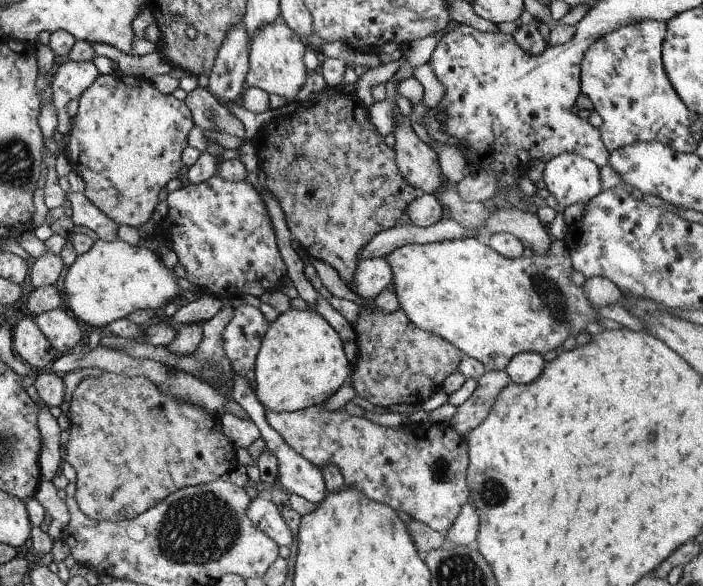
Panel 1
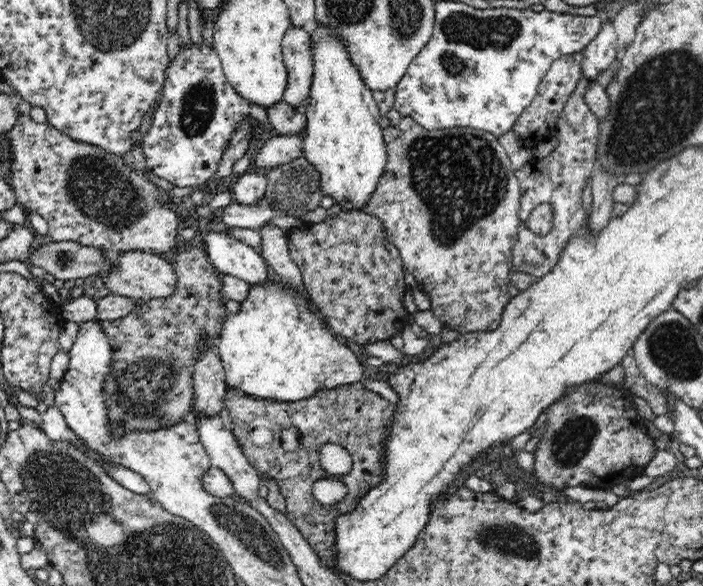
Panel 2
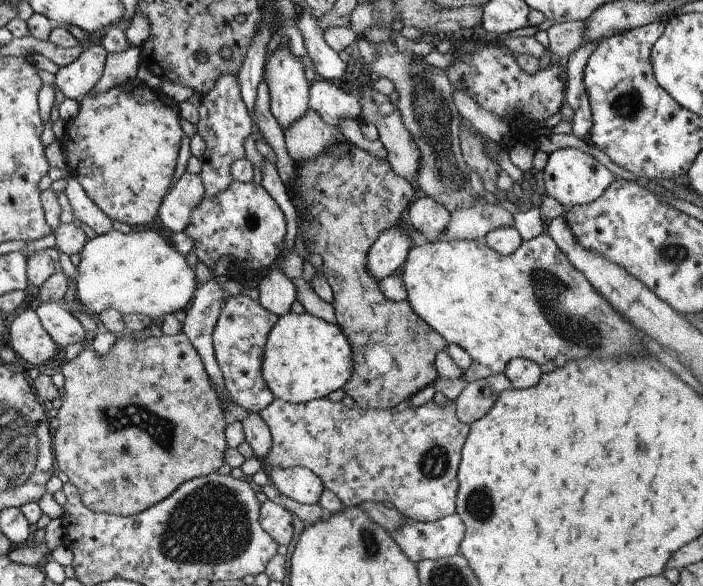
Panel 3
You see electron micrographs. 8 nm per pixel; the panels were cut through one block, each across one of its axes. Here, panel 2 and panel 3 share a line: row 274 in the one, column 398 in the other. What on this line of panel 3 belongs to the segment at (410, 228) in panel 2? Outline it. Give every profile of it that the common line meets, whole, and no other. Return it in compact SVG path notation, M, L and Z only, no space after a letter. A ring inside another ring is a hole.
M327 397L303 404L274 398L258 415L267 425L272 440L264 466L308 468L319 477L324 488L339 497L345 508L367 501L391 502L404 517L420 523L433 522L456 512L456 472L470 425L457 420L454 401L449 401L445 408L438 408L431 400L421 407L394 413L389 409L347 408Z

